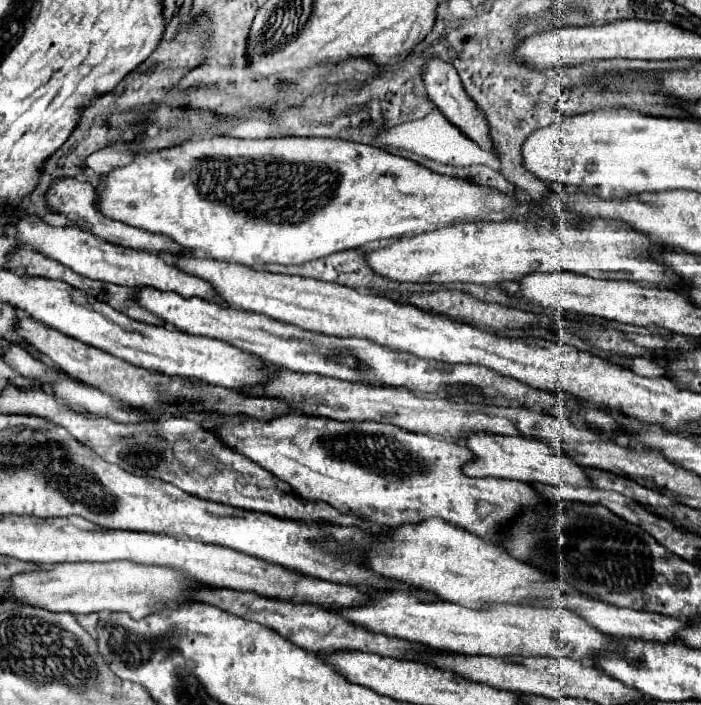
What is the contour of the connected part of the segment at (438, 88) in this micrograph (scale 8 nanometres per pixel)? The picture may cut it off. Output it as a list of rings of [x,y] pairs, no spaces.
[[[436,57],[432,59],[426,59],[426,67],[424,67],[424,85],[426,85],[426,91],[428,91],[428,97],[430,101],[444,113],[444,117],[454,125],[458,127],[468,139],[472,139],[474,143],[478,143],[484,151],[492,153],[496,157],[496,151],[494,151],[494,141],[490,137],[490,125],[486,121],[486,115],[478,109],[478,105],[466,95],[462,83],[460,83],[460,77],[456,73],[456,69]]]

